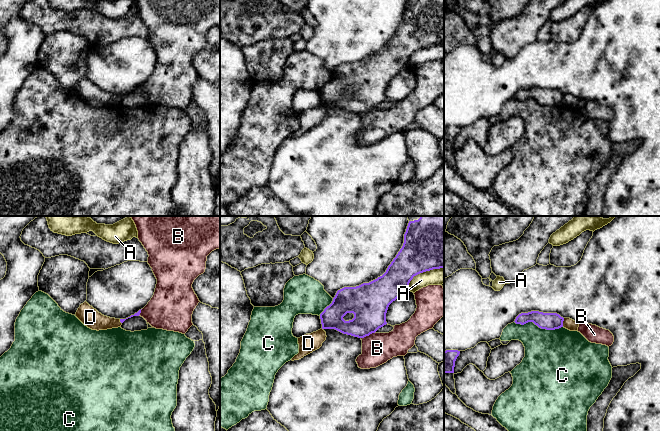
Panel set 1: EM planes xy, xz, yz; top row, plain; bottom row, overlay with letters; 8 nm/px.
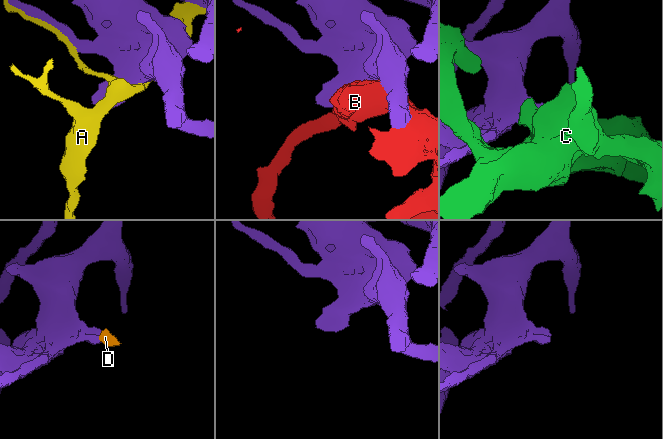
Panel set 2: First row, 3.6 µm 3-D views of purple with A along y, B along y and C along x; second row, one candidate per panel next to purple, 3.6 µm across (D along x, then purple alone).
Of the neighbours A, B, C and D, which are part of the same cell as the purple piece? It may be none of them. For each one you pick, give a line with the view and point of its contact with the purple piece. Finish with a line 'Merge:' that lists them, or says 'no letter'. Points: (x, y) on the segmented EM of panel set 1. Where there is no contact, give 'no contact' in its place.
Merge: no letter

